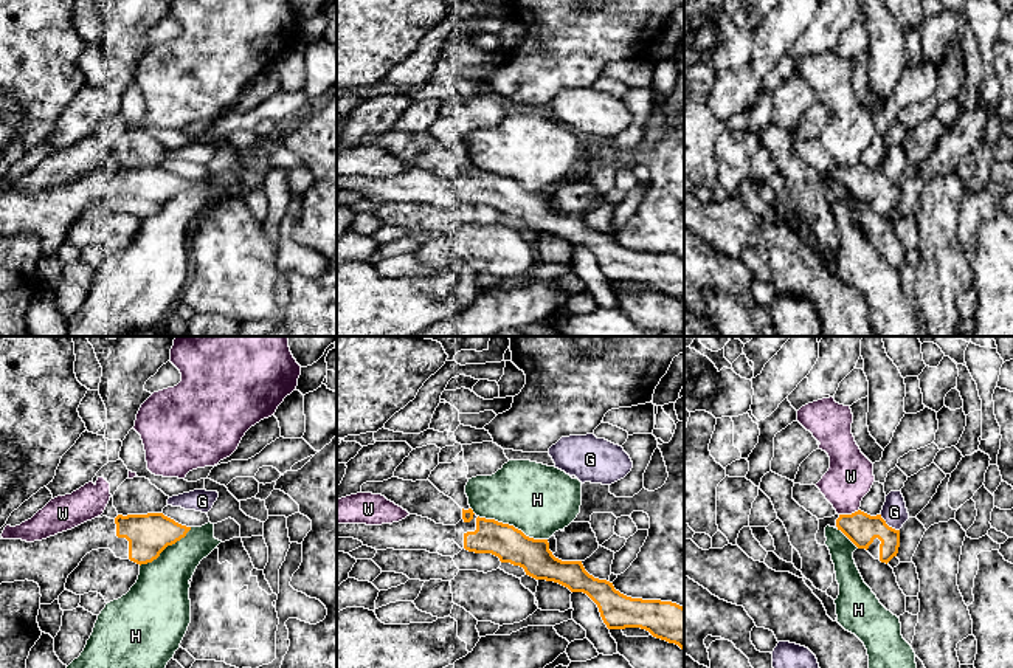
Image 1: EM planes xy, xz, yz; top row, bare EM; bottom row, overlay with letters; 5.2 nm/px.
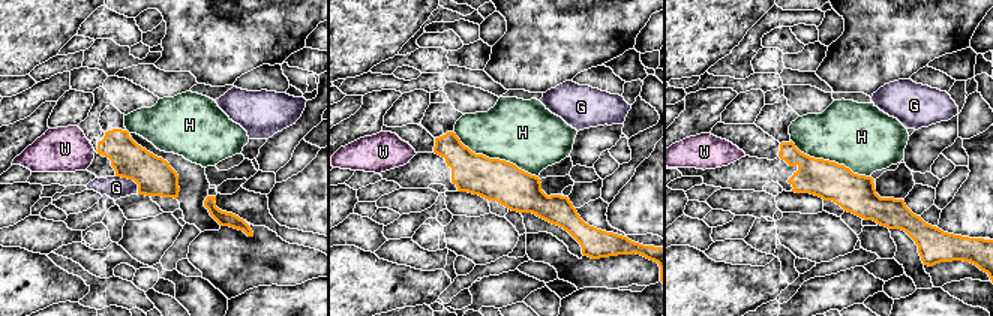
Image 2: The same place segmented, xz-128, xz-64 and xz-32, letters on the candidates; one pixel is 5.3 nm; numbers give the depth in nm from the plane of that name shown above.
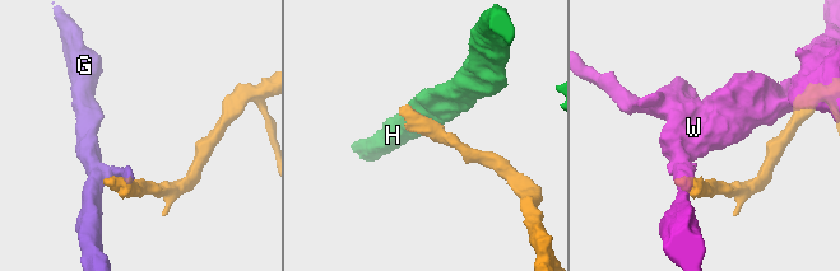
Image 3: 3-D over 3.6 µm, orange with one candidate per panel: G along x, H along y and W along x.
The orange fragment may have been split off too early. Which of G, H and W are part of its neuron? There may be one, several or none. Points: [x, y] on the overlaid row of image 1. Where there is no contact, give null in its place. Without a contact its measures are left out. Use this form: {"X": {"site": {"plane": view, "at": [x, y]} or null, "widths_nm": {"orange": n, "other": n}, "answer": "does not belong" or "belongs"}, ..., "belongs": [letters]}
{"G": {"site": {"plane": "yz", "at": [886, 524]}, "widths_nm": {"orange": 170, "other": 130}, "answer": "does not belong"}, "H": {"site": {"plane": "xz", "at": [512, 526]}, "widths_nm": {"orange": 180, "other": 360}, "answer": "does not belong"}, "W": {"site": {"plane": "yz", "at": [849, 515]}, "widths_nm": {"orange": 170, "other": 240}, "answer": "does not belong"}, "belongs": []}

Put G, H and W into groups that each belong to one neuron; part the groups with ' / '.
G / H / W

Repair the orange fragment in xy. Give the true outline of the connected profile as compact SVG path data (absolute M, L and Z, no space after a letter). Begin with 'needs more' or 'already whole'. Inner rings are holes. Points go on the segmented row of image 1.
needs more | M163 513L147 515L118 515L115 519L107 516L95 518L71 530L57 533L42 541L26 542L22 539L0 539L0 584L14 581L34 581L40 587L40 604L51 604L65 591L68 575L79 566L82 558L92 550L110 549L116 558L130 560L137 564L152 563L168 547L186 536L191 527L182 525Z

